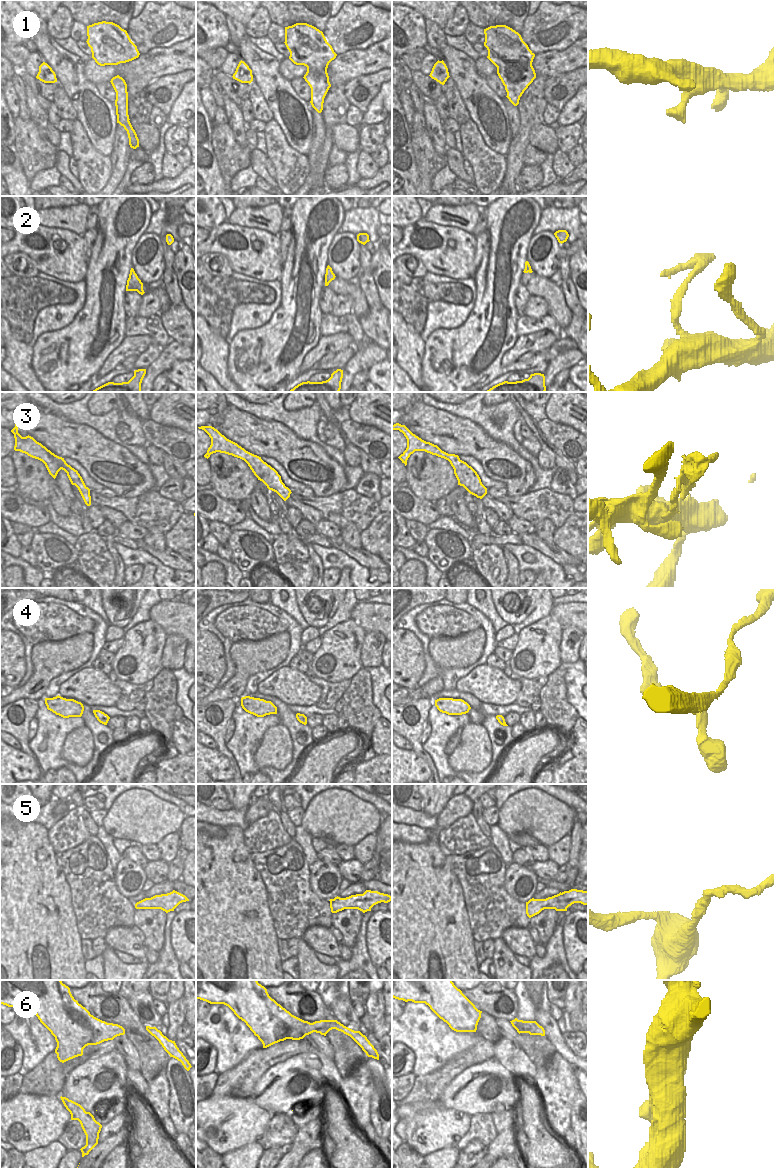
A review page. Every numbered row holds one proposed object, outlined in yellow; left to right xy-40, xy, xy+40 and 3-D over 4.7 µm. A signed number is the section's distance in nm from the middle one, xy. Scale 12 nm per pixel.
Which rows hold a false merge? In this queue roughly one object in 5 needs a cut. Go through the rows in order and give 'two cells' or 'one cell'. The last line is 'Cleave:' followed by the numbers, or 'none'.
1: one cell
2: two cells
3: one cell
4: one cell
5: one cell
6: one cell
Cleave: 2

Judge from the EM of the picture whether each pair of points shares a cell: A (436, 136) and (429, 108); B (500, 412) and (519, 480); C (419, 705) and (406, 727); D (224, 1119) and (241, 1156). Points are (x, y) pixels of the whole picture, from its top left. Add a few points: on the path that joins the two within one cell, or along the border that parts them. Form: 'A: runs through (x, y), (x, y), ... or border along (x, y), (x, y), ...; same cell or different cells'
A: runs through (433, 129), (431, 115); same cell
B: border along (489, 435), (509, 445), (528, 461); different cells
C: runs through (420, 712), (420, 721), (413, 726); same cell
D: border along (255, 1140), (222, 1155); different cells

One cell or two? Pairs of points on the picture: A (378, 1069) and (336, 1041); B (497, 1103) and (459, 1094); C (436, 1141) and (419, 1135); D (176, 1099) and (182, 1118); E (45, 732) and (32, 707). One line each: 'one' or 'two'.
A: two
B: one
C: one
D: one
E: two

